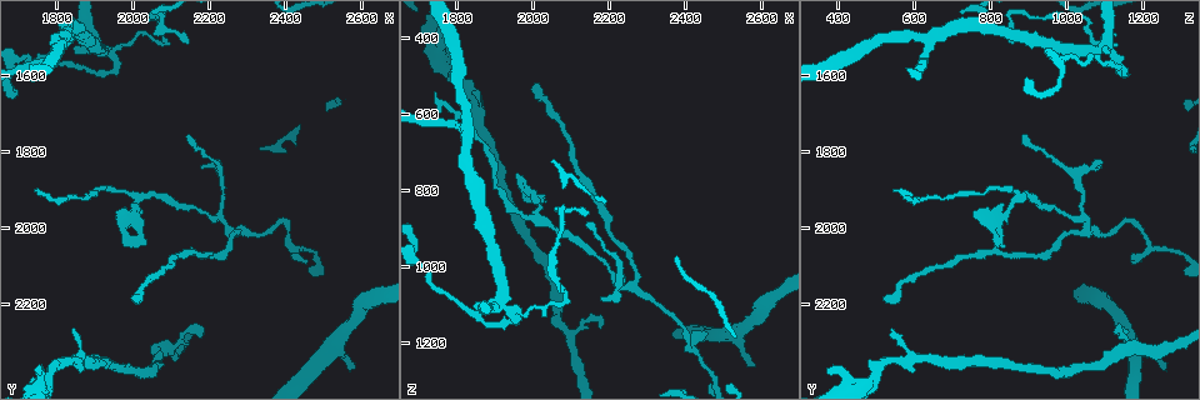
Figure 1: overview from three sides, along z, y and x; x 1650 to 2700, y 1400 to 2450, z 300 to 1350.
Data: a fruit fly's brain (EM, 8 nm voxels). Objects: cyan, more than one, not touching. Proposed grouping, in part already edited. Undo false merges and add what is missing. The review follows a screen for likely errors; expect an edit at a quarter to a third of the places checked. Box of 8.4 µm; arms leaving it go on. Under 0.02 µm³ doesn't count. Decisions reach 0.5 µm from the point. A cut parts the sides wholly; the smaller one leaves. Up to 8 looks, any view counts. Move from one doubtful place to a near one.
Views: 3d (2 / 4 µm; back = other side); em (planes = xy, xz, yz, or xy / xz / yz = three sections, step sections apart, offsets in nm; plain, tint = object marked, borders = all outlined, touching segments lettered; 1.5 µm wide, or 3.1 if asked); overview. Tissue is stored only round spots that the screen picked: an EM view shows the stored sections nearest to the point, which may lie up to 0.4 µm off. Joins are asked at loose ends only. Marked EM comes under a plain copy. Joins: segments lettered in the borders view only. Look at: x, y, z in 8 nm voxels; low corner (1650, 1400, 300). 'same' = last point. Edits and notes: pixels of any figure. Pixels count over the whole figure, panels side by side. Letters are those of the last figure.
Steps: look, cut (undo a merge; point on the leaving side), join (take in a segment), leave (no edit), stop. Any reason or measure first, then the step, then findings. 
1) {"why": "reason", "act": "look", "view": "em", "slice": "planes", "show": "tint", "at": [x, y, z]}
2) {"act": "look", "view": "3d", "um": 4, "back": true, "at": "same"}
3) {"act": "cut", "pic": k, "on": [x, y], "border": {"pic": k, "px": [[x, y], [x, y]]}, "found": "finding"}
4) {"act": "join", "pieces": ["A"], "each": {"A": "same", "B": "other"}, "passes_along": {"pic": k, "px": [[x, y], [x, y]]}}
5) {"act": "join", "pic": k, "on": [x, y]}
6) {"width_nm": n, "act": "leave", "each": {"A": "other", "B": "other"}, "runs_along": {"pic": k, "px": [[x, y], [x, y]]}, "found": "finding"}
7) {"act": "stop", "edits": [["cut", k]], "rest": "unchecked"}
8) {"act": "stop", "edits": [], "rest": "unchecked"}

{"why": "thin end", "act": "look", "view": "em", "slice": "xz", "step": 4, "show": "borders", "at": [2175, 1835, 1090]}

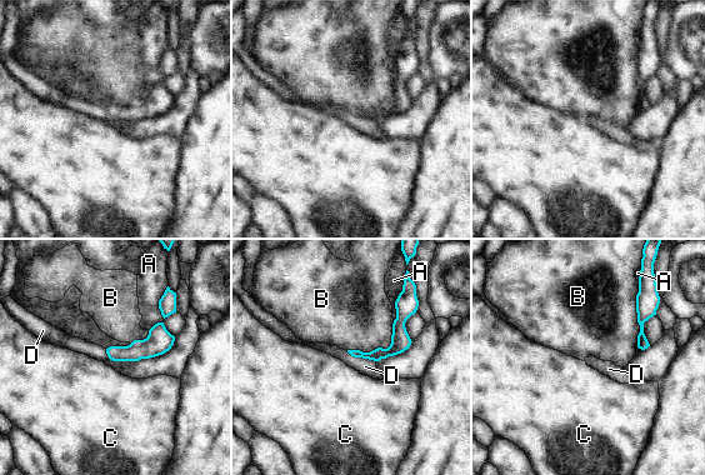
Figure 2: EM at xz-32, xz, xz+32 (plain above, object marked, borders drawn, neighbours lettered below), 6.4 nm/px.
{"act": "look", "view": "em", "slice": "planes", "show": "borders", "at": "same"}

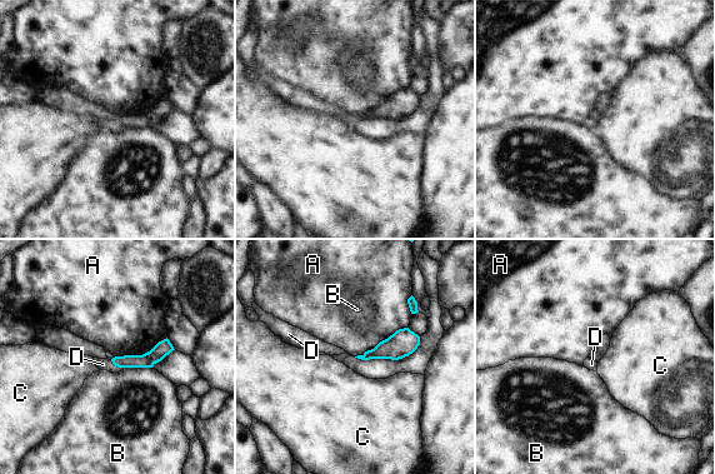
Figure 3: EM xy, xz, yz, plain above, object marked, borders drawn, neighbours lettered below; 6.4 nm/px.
{"act": "leave", "each": {"A": "other", "B": "other", "C": "other", "D": "other"}, "runs_along": {"pic": 3, "px": [[169, 347], [148, 360], [115, 360]]}, "found": "no lettered segment goes on from it"}

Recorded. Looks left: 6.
{"why": "long arm stops here", "act": "look", "view": "em", "slice": "planes", "show": "borders", "at": [2140, 1510, 865]}

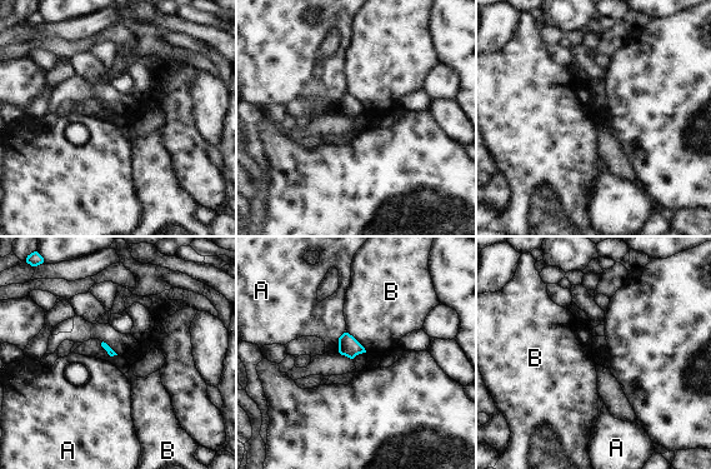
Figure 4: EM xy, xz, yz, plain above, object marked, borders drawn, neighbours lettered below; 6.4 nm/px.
{"longest_contact_nm": ["B", 180], "act": "leave", "each": {"A": "other", "B": "other"}, "found": "none of them fits"}

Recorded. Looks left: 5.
{"why": "sharp bend", "act": "look", "view": "em", "slice": "planes", "show": "borders", "at": [1825, 1495, 630]}

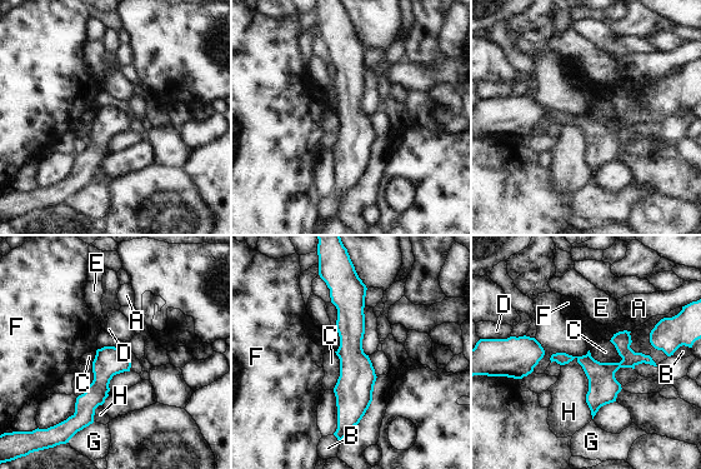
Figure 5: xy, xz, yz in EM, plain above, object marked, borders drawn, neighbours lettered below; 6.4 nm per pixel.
{"width_nm": 160, "act": "leave", "each": {"A": "other", "B": "other", "C": "other", "D": "other", "E": "other", "F": "other", "G": "other", "H": "other"}, "runs_along": {"pic": 5, "px": [[345, 280], [350, 413], [340, 429]]}, "found": "all the same neuron"}

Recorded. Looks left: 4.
{"act": "stop", "edits": [], "rest": "unchecked"}

